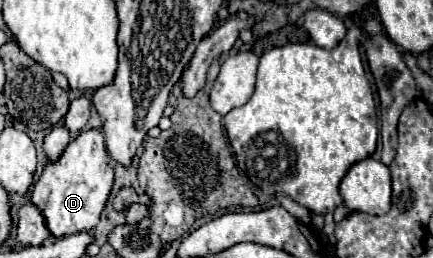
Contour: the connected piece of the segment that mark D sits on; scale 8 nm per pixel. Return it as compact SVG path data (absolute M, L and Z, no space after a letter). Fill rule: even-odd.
M82 131L76 139L72 139L62 155L48 163L44 171L40 173L34 191L32 191L32 203L44 217L44 223L52 237L60 239L64 235L90 231L106 205L106 199L110 195L114 183L114 171L110 163L110 155L104 147L102 131Z

